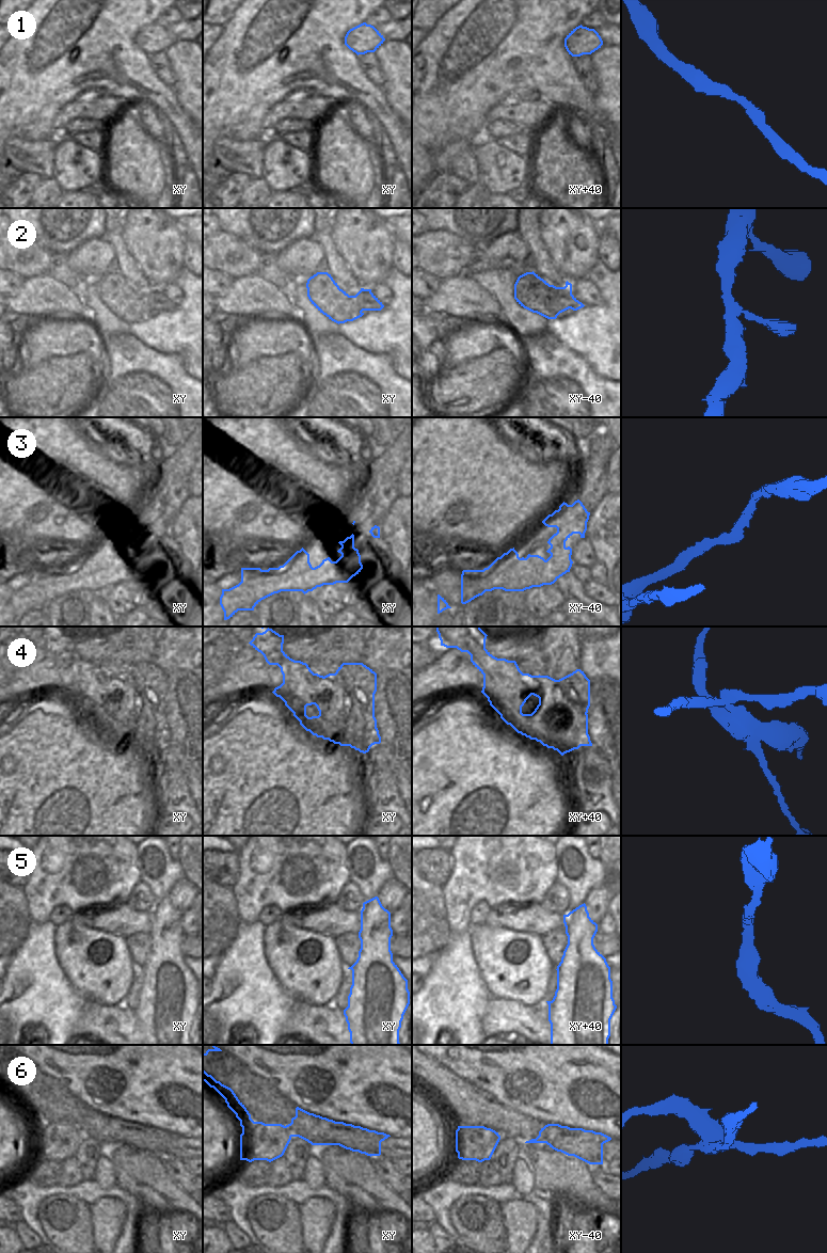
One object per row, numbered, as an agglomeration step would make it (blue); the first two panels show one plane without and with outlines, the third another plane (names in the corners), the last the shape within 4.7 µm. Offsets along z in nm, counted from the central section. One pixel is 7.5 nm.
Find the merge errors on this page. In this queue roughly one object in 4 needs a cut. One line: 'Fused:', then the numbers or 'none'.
Fused: 4, 6

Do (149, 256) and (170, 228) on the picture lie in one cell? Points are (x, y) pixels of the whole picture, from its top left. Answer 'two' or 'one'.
one

